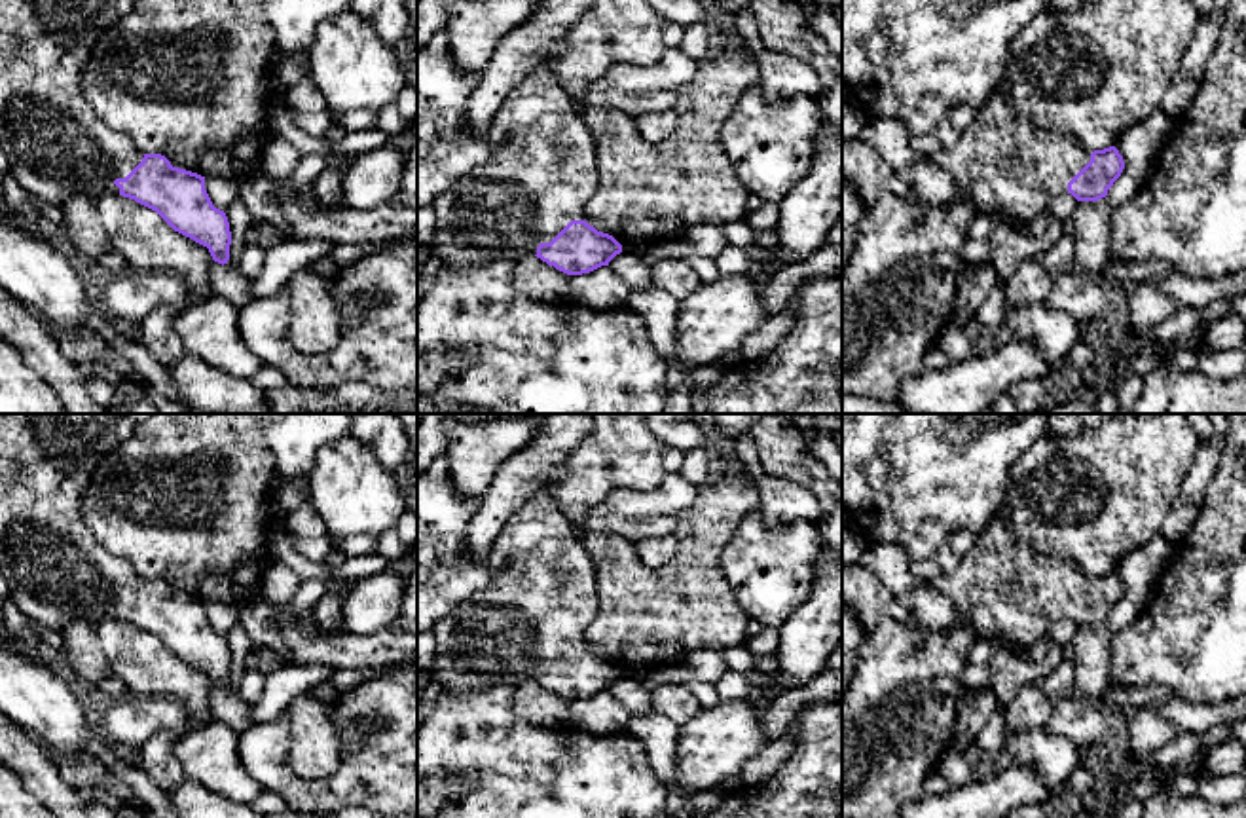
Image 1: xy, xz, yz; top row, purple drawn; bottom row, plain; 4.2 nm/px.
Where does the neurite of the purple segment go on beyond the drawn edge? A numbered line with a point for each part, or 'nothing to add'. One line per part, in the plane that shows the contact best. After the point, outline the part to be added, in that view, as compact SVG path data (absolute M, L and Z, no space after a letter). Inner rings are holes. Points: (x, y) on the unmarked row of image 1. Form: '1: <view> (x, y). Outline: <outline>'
1: xz (541, 598). Outline: M567 461L556 465L541 492L504 524L487 554L489 585L432 626L432 668L444 693L516 689L535 681L537 672L550 668L571 645L584 645L584 634L599 611L599 598L590 554L552 495L565 471Z

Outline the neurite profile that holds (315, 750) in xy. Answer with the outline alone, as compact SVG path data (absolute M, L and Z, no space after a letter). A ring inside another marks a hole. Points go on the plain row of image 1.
M311 693L298 695L286 708L290 746L286 763L296 776L332 776L341 761L341 740L332 719L332 704Z

